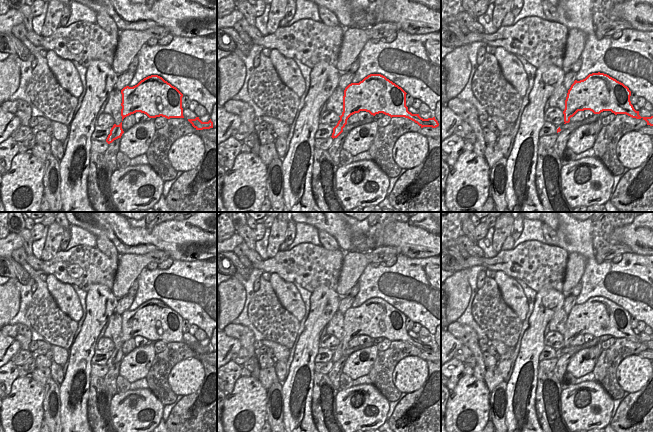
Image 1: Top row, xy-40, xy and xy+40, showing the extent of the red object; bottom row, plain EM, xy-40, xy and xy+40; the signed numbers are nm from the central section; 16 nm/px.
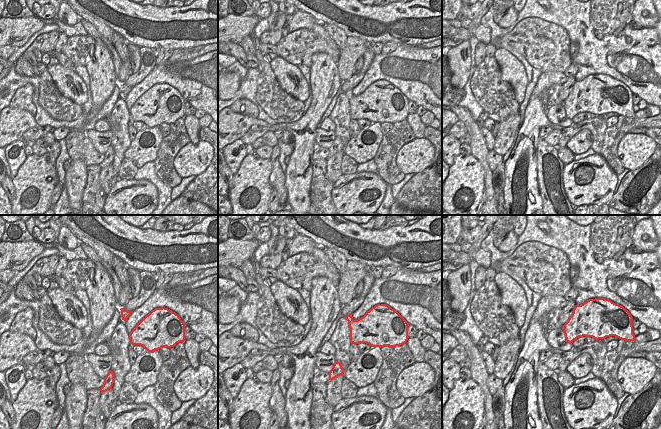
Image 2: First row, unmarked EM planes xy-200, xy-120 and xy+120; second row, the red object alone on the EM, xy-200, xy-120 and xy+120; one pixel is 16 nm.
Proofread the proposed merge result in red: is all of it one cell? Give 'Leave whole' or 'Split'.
Leave whole.

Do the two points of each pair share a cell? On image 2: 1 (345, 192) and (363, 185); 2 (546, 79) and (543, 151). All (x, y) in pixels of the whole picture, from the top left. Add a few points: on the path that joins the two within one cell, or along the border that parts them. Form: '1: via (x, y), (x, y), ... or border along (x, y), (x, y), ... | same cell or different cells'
1: via (349, 192), (356, 192), (359, 189) | same cell
2: border along (539, 139), (536, 163) | different cells

